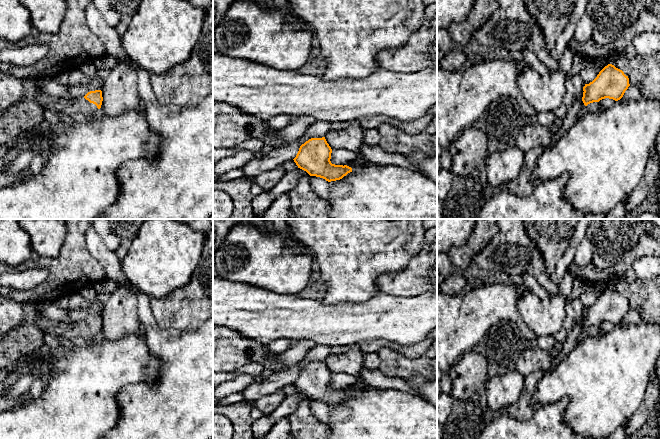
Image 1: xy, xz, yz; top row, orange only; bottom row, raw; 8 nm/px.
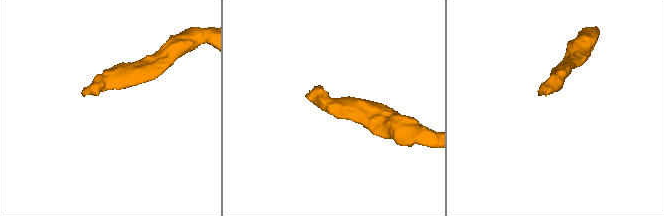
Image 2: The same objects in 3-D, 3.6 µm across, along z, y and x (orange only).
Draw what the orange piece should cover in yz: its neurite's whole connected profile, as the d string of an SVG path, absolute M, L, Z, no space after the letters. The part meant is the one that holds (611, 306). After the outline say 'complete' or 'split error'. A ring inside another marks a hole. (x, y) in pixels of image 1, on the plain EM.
M608 288L592 306L585 308L582 325L585 330L605 322L618 325L629 310L628 300L614 289Z; complete

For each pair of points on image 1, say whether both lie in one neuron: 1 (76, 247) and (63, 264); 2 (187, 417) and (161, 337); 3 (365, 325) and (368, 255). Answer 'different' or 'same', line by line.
1: same
2: same
3: different

